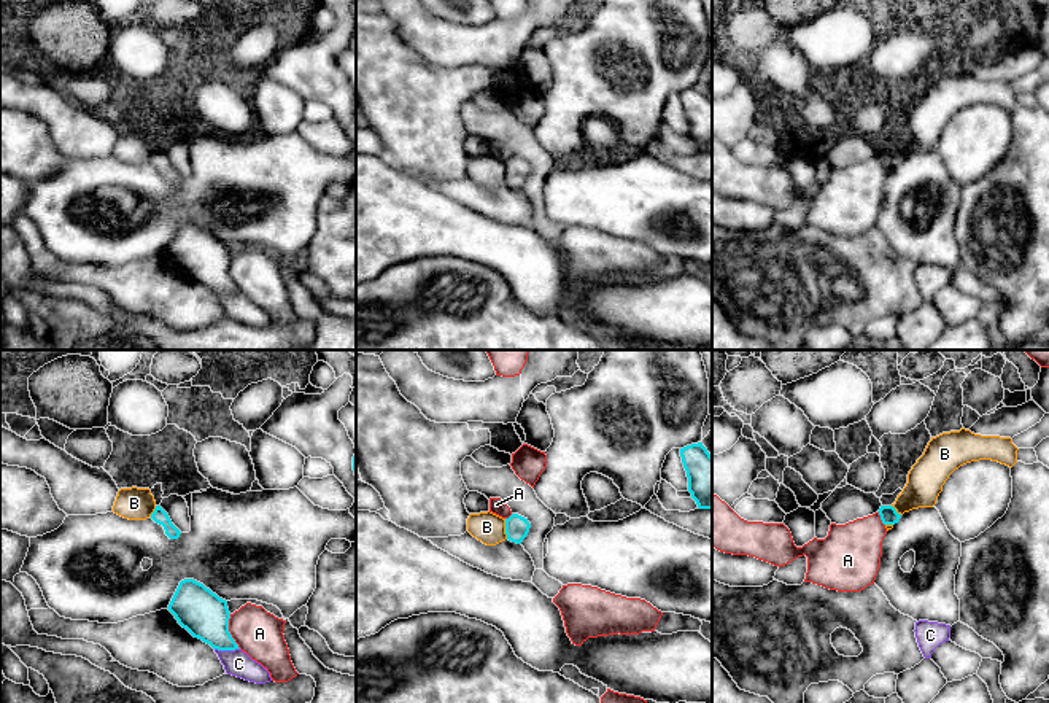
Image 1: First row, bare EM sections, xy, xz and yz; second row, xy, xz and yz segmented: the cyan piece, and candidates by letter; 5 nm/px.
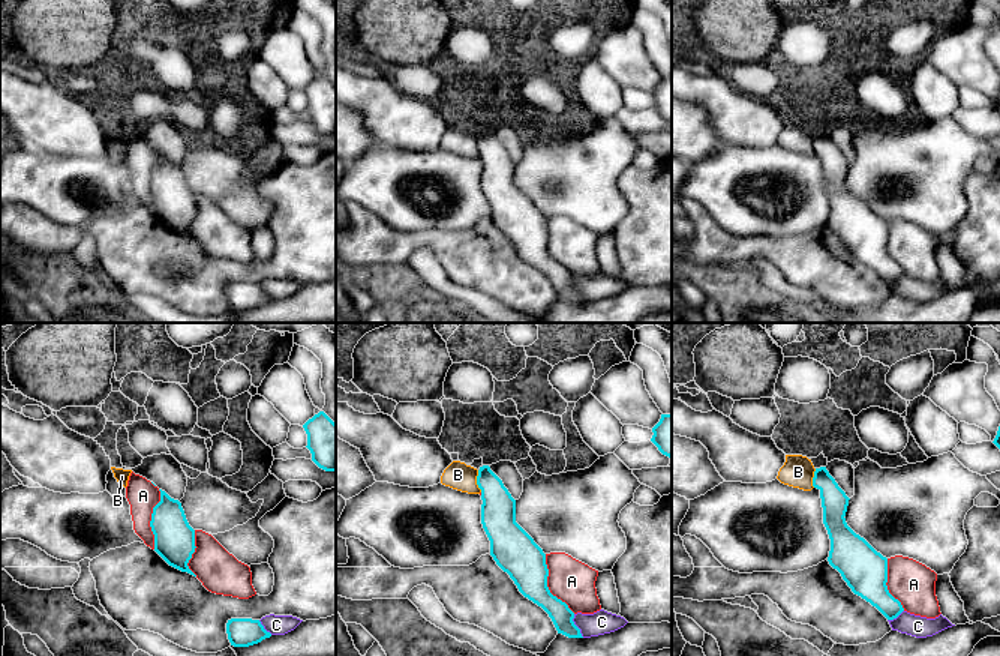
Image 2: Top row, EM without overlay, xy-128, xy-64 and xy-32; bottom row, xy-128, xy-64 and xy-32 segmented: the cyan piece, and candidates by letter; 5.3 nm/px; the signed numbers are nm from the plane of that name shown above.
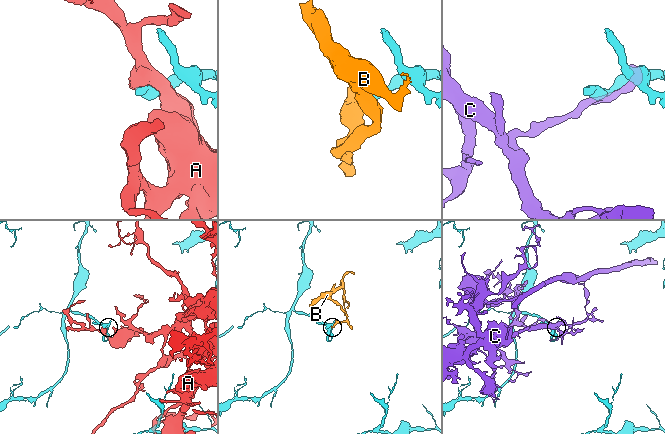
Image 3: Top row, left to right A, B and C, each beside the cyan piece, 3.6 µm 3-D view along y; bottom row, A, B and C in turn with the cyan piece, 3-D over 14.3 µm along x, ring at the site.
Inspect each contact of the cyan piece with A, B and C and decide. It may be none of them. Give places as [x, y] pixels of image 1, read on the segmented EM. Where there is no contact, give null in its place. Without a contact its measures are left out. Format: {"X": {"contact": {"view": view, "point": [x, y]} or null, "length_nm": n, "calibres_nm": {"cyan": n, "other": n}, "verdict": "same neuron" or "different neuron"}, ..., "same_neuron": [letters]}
{"A": {"contact": {"view": "xy", "point": [229, 632]}, "length_nm": 190, "calibres_nm": {"cyan": 240, "other": 240}, "verdict": "different neuron"}, "B": {"contact": {"view": "xz", "point": [506, 528]}, "length_nm": 110, "calibres_nm": {"cyan": 120, "other": 160}, "verdict": "different neuron"}, "C": {"contact": {"view": "xy", "point": [228, 649]}, "length_nm": 130, "calibres_nm": {"cyan": 240, "other": 130}, "verdict": "different neuron"}, "same_neuron": []}

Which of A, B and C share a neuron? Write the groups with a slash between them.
A / B / C

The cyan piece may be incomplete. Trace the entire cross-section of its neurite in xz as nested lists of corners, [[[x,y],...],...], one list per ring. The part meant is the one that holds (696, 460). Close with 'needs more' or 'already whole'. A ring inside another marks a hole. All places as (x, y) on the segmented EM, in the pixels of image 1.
[[[703,442],[680,449],[688,491],[699,509],[712,509],[712,455]]]; already whole

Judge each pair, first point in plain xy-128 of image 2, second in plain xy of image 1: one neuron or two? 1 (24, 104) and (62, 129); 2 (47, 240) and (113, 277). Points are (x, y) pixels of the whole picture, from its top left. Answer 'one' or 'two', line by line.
1: one
2: one

